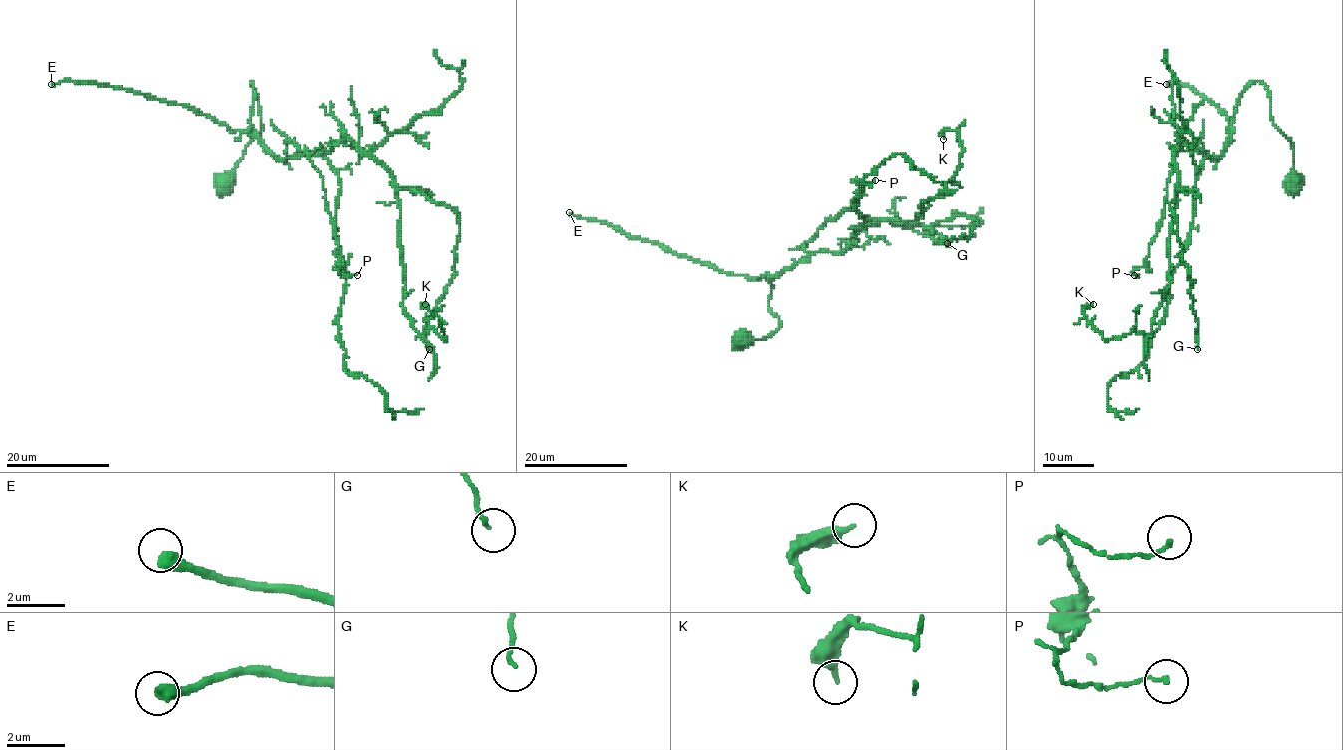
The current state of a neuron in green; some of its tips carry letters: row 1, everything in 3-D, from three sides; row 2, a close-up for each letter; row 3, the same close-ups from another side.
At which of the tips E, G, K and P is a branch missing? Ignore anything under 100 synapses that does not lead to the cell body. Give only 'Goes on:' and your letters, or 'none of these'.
Goes on: E

